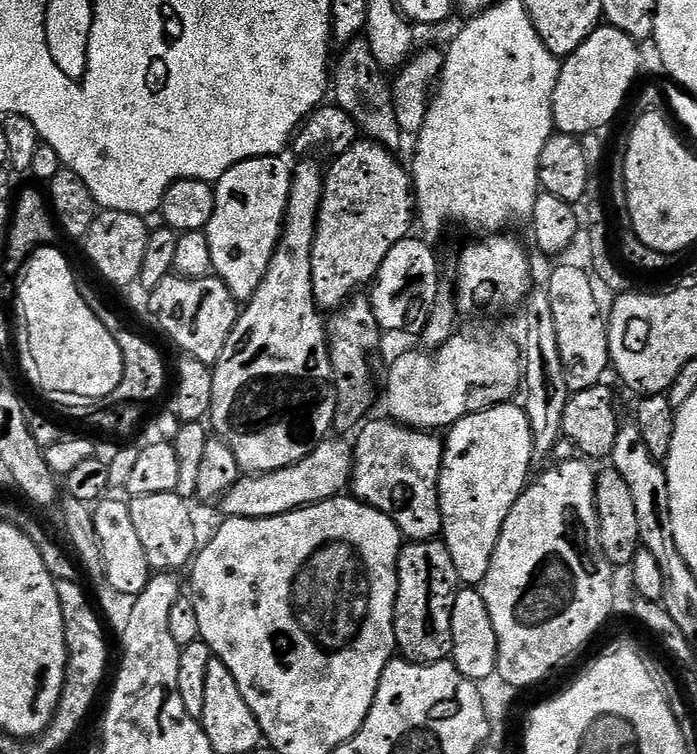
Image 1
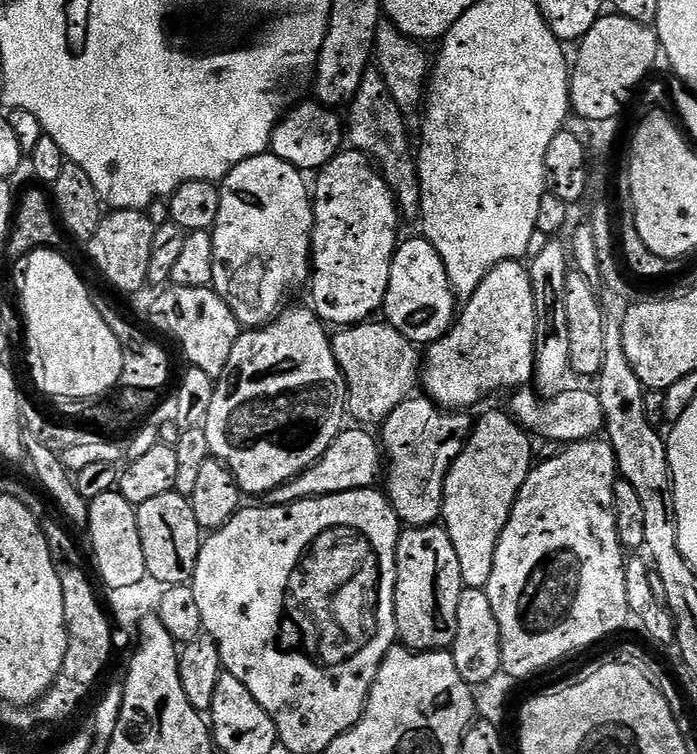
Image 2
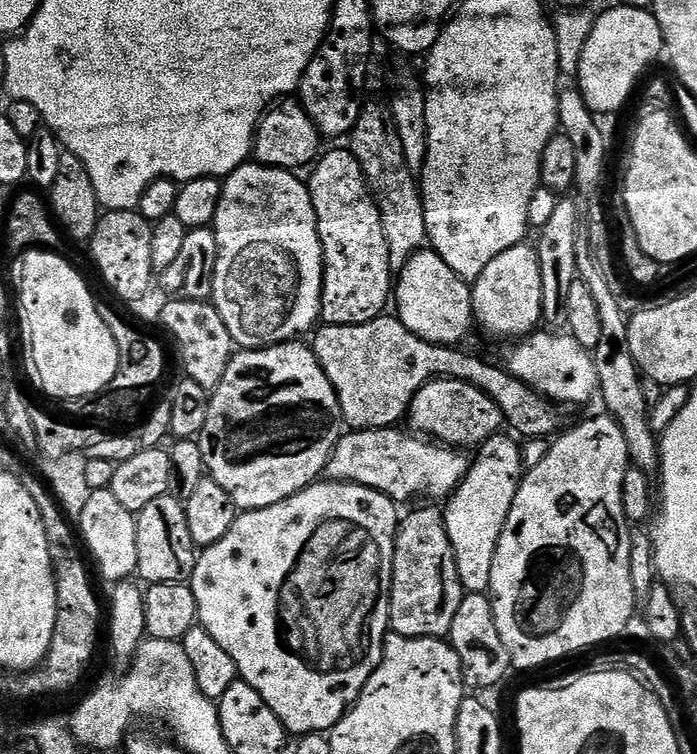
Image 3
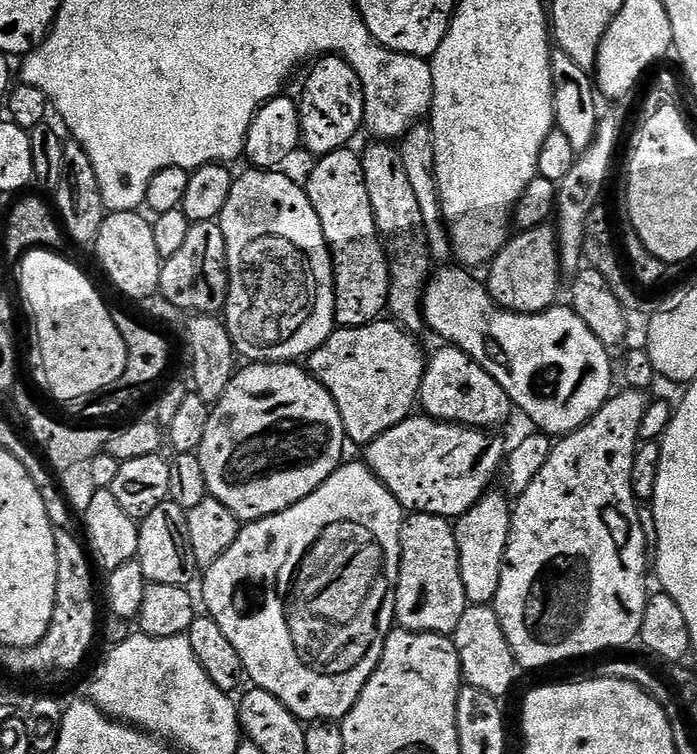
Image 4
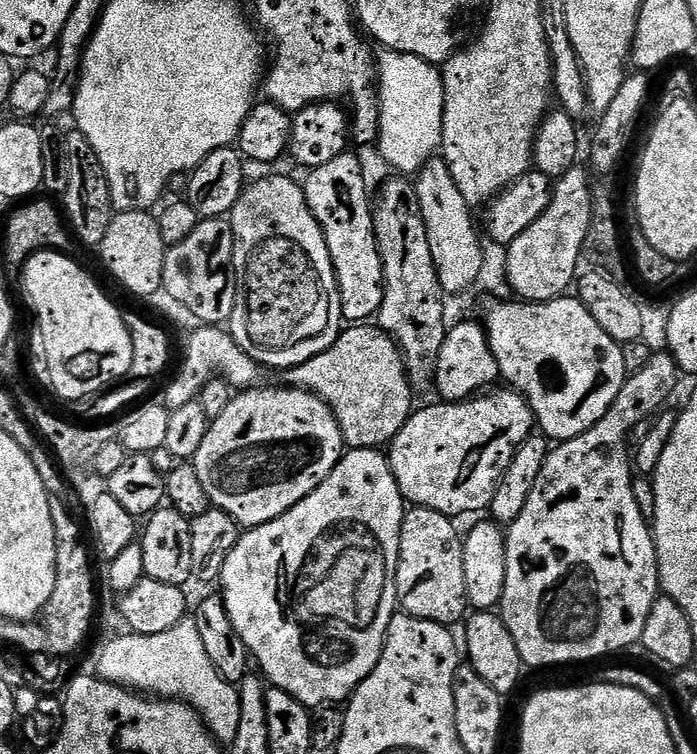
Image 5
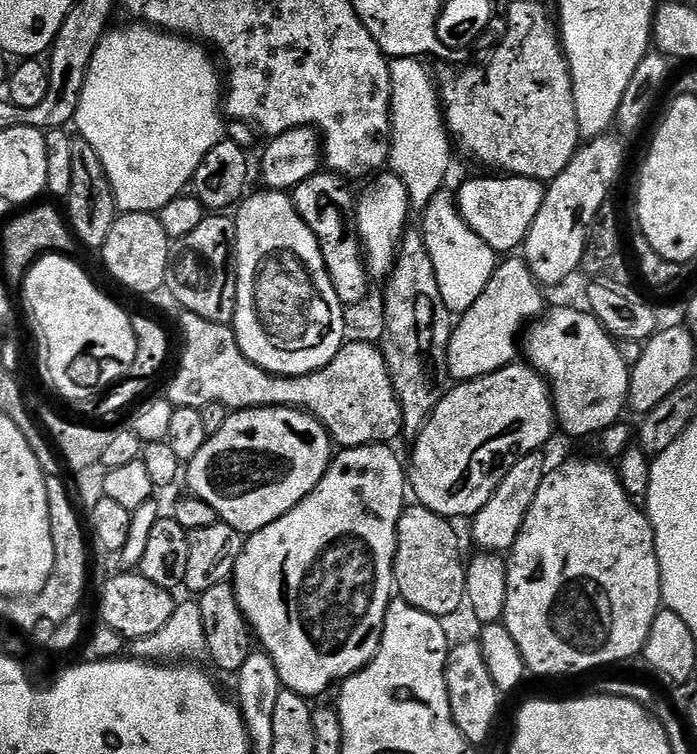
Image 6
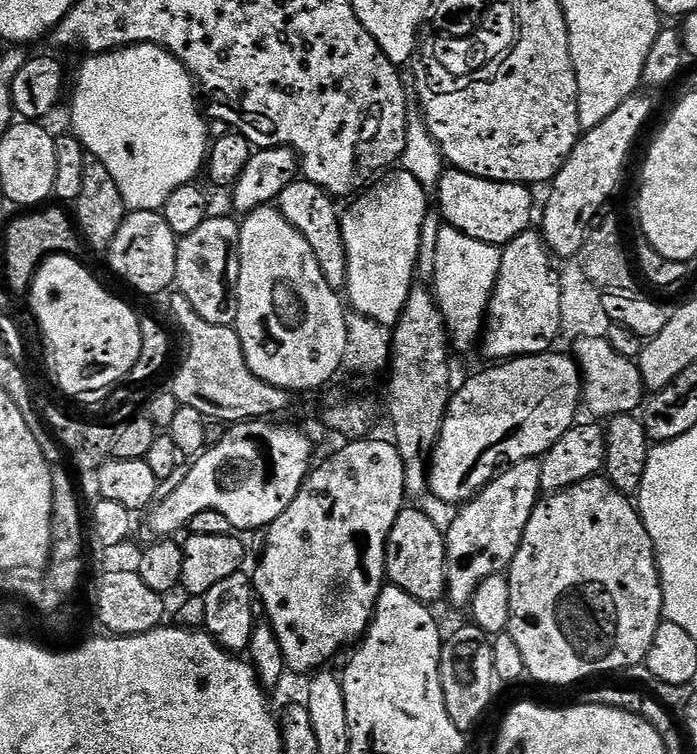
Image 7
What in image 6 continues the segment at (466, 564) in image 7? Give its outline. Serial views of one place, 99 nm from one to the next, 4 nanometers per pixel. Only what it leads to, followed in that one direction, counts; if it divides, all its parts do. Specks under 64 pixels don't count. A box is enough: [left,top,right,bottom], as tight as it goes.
[471,452,546,554]

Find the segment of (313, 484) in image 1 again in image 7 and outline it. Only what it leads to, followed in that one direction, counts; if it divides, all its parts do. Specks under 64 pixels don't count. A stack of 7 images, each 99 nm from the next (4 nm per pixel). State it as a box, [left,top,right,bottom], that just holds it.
[428,350,584,506]

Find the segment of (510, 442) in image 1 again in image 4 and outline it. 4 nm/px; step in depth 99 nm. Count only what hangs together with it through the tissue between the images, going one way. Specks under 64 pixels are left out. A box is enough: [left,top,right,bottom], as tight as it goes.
[455,490,513,605]

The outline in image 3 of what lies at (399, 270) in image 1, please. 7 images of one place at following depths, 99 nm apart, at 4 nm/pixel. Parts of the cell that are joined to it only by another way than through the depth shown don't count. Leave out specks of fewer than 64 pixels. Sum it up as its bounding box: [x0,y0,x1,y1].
[394,250,474,346]

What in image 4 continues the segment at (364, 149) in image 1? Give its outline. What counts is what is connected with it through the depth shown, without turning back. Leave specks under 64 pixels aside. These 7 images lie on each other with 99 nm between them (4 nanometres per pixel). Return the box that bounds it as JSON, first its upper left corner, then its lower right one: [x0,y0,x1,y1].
[306,147,390,328]

